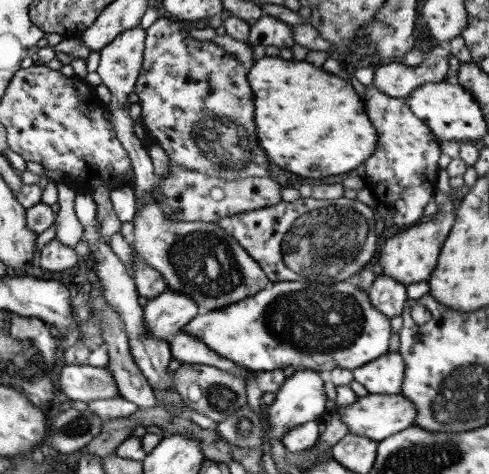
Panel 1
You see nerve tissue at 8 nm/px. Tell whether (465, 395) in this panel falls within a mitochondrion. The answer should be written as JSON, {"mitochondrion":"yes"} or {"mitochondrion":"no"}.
{"mitochondrion":"yes"}

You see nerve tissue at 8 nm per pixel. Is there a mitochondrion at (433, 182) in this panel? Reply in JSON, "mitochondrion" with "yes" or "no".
{"mitochondrion":"no"}

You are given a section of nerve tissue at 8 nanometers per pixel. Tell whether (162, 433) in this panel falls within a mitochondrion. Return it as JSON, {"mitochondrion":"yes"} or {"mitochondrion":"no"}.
{"mitochondrion":"no"}

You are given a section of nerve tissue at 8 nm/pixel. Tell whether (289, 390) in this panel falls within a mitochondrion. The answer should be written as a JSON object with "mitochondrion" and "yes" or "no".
{"mitochondrion":"no"}

